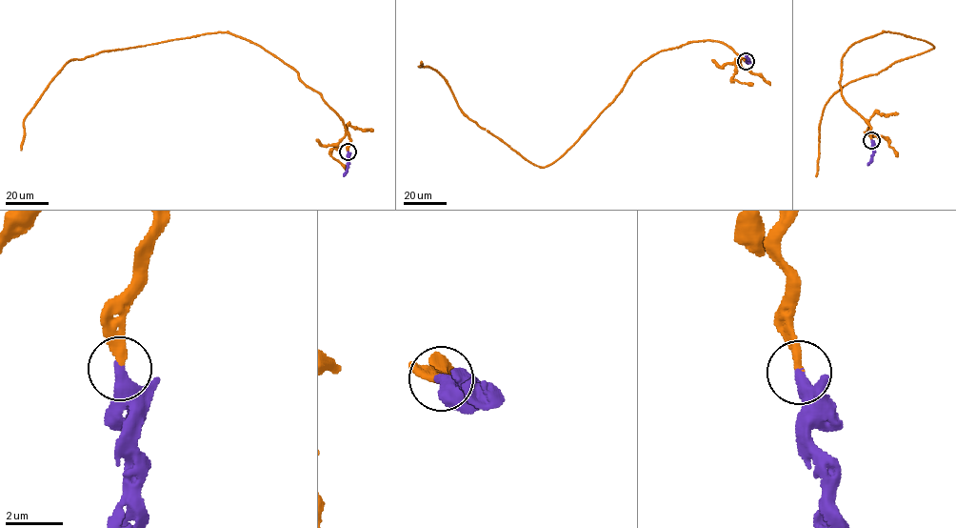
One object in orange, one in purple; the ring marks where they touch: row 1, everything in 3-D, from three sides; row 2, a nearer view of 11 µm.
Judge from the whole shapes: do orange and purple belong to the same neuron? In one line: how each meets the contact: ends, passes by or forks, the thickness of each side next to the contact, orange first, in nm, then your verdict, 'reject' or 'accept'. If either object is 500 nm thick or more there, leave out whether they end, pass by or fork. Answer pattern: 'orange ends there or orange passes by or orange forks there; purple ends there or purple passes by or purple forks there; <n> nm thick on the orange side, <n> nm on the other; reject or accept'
orange ends there; purple ends there; 340 nm thick on the orange side, 480 nm on the other; accept

